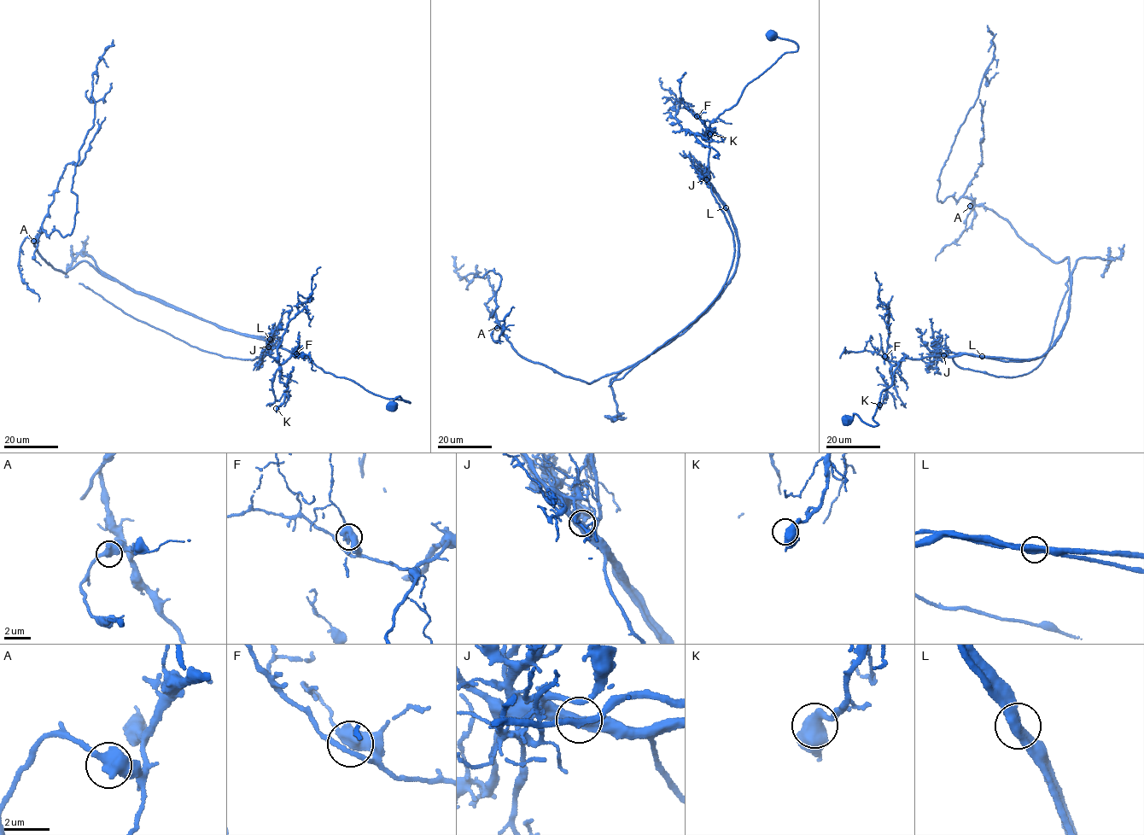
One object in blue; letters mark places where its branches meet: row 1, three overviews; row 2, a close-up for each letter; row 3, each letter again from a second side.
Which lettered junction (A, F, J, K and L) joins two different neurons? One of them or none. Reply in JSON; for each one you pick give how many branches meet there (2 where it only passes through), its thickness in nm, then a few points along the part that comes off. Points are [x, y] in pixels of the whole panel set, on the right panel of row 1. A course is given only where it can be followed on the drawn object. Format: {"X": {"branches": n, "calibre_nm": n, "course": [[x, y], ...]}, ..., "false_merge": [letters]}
{"L": {"branches": 2, "calibre_nm": 550, "course": [[982, 356], [1018, 359], [1047, 353], [1067, 318], [1076, 261], [1117, 258], [1124, 244]]}, "false_merge": ["L"]}

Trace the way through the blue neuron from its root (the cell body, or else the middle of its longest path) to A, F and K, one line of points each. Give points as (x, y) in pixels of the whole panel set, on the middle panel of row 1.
A: (770, 33), (798, 49), (707, 131), (709, 183), (738, 251), (704, 313), (589, 383), (527, 359), (497, 328)
F: (770, 33), (773, 38), (793, 41), (798, 49), (783, 54), (745, 86), (738, 102), (714, 119), (697, 116)
K: (770, 33), (798, 49), (783, 54), (709, 129), (696, 134), (704, 138), (709, 134)

